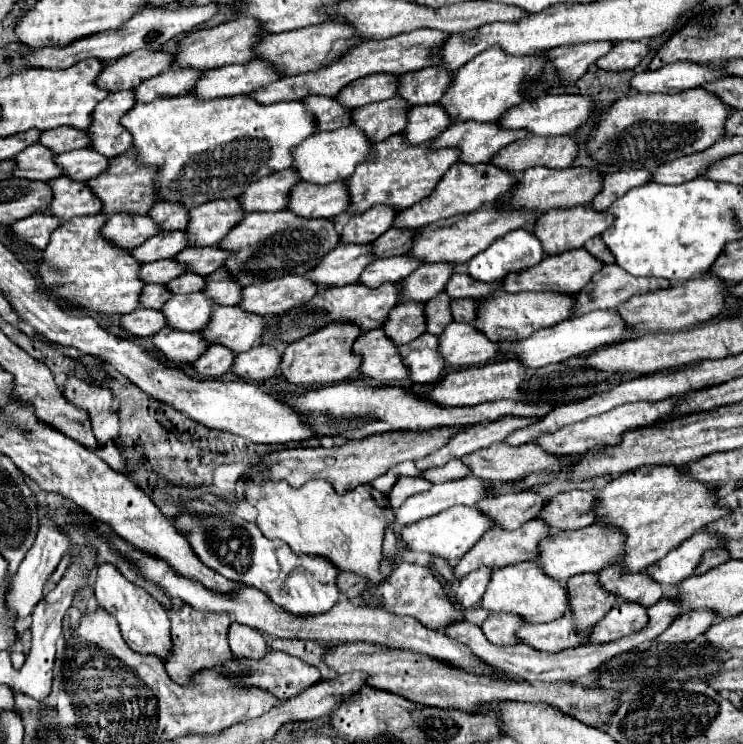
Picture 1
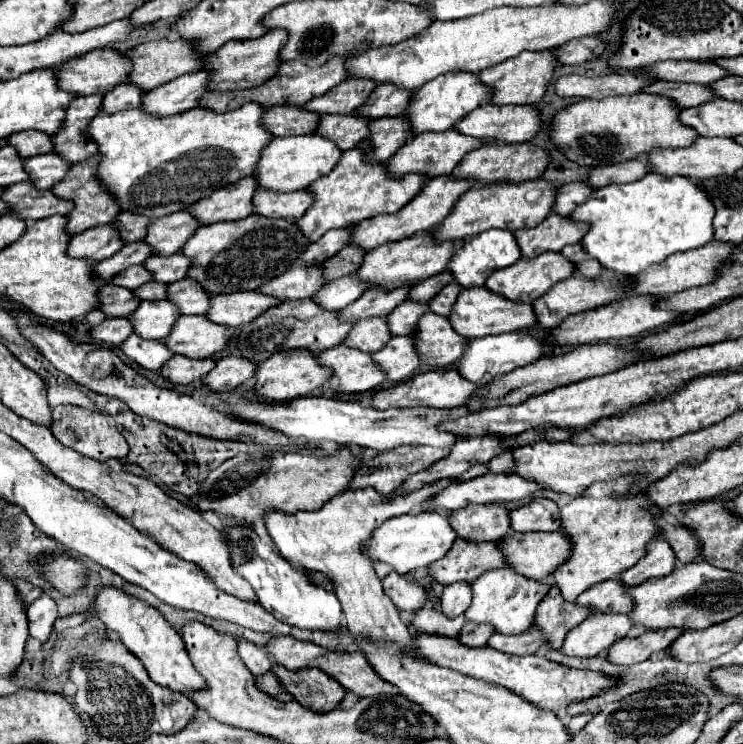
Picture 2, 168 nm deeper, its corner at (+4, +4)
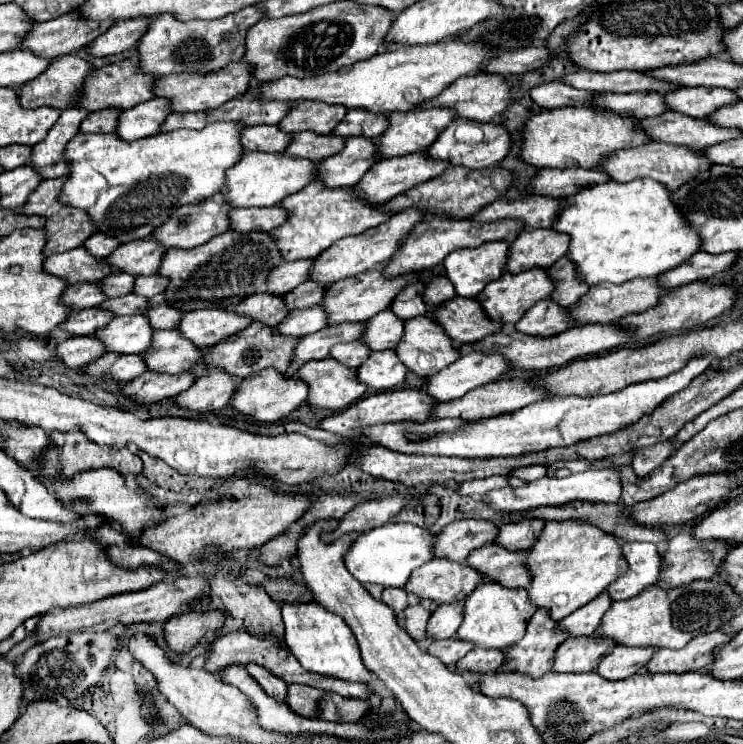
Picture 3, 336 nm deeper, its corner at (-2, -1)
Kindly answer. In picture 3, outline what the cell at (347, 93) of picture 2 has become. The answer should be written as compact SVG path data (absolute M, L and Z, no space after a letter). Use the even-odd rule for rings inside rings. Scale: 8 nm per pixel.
M295 102L285 118L277 124L289 134L301 130L313 130L315 134L329 134L347 114L343 106L329 106L323 102Z

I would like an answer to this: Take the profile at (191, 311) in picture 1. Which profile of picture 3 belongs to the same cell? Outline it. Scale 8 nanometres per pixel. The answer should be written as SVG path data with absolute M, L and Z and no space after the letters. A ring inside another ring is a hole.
M117 316L93 336L103 342L105 352L141 354L151 344L153 328L145 316Z

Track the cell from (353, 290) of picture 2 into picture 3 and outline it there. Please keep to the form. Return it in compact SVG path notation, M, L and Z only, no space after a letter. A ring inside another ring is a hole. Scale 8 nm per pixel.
M313 306L309 310L293 310L289 312L277 326L275 332L281 336L291 336L291 338L303 338L307 334L313 334L321 328L325 328L325 312L321 306Z

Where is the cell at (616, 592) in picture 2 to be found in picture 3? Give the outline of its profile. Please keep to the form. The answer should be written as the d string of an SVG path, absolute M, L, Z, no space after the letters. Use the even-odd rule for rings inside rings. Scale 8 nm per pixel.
M603 592L601 596L597 596L583 608L579 608L579 610L571 612L567 618L559 620L557 630L567 632L569 636L591 636L599 628L601 618L609 610L609 606L611 606L609 594Z

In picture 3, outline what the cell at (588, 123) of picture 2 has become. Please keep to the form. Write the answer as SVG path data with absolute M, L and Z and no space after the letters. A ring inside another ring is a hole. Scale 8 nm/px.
M589 106L543 110L525 122L521 136L521 160L535 168L597 168L607 154L649 142L649 138L637 128L635 118L601 110L597 112Z

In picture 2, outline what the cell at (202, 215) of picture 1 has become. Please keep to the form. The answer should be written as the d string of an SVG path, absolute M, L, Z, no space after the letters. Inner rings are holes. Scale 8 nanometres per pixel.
M183 209L151 221L145 241L155 249L155 255L171 255L181 251L199 227L201 225L191 217L191 211Z

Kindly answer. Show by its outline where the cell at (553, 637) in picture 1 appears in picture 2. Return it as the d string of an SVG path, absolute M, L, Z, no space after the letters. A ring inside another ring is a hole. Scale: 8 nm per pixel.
M529 629L527 633L521 635L503 635L503 633L495 633L489 643L489 647L503 651L503 653L511 653L511 655L533 655L537 653L541 647L547 647L547 639L543 637L543 633L539 633L539 629Z

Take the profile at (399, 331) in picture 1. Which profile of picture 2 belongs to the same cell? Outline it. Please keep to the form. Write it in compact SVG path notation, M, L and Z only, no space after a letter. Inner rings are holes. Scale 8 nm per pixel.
M367 317L367 321L357 321L351 333L345 337L345 345L375 353L391 341L393 333L387 329L387 317Z

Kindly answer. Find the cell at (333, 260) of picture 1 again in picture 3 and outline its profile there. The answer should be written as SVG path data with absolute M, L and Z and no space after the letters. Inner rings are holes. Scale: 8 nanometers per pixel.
M253 294L241 300L235 312L245 314L255 322L263 322L265 326L271 326L271 328L277 326L281 318L287 316L285 302L281 300L281 296L273 296L273 294Z

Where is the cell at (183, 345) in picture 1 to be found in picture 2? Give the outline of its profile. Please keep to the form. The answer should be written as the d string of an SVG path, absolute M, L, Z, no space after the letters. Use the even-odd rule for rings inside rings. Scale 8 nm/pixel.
M135 333L121 345L121 349L129 359L133 359L141 367L153 369L153 371L159 371L163 367L163 363L169 357L173 357L171 351L167 349L167 345L163 345L163 341L147 341Z

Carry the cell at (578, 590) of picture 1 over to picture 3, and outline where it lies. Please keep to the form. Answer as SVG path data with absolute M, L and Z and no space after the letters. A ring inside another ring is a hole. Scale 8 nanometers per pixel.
M537 610L521 642L503 650L505 664L499 672L521 672L531 678L541 678L549 672L557 646L567 638L567 632L557 632L555 624L557 622L551 620L545 610Z

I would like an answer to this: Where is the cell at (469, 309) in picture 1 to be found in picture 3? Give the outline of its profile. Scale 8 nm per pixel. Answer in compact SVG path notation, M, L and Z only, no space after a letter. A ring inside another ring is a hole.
M435 276L433 280L429 280L425 284L423 298L425 298L427 306L435 308L435 306L439 306L439 304L455 298L455 288L453 288L453 284L445 276Z

